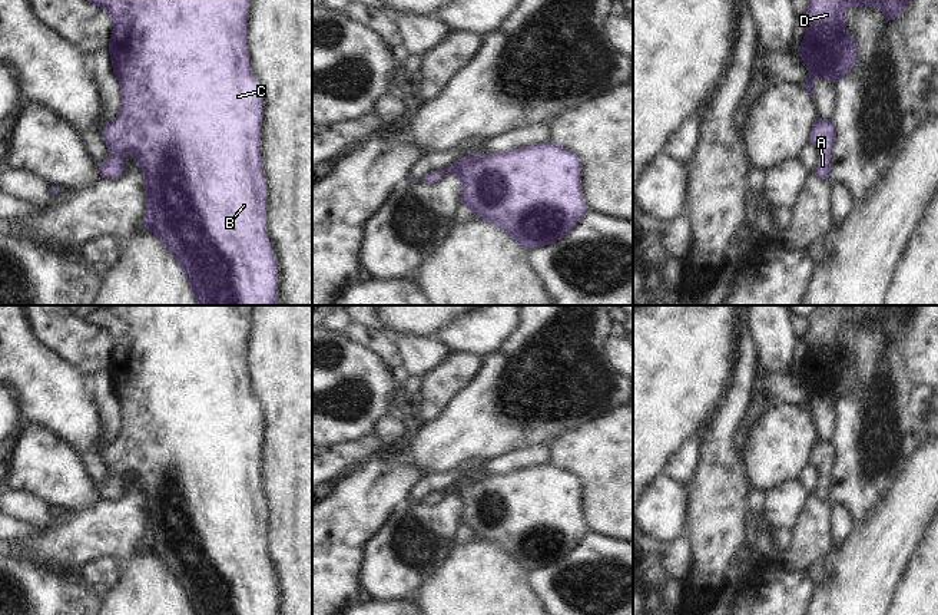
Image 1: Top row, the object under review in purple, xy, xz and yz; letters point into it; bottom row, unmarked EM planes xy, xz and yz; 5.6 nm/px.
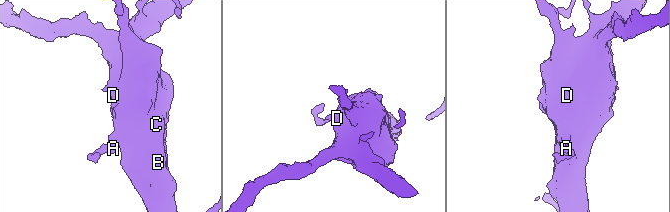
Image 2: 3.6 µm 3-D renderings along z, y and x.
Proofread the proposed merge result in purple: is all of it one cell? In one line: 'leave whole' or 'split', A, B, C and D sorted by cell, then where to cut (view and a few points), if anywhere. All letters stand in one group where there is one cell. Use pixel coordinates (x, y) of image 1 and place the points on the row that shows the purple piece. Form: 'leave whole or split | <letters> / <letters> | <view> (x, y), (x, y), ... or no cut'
leave whole | A B C D | no cut

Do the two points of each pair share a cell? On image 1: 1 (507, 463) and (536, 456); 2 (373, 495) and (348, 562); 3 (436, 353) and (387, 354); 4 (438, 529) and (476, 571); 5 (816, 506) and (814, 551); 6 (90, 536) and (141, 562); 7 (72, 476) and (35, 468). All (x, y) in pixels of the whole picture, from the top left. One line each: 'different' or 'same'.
1: same
2: same
3: different
4: different
5: same
6: different
7: same

